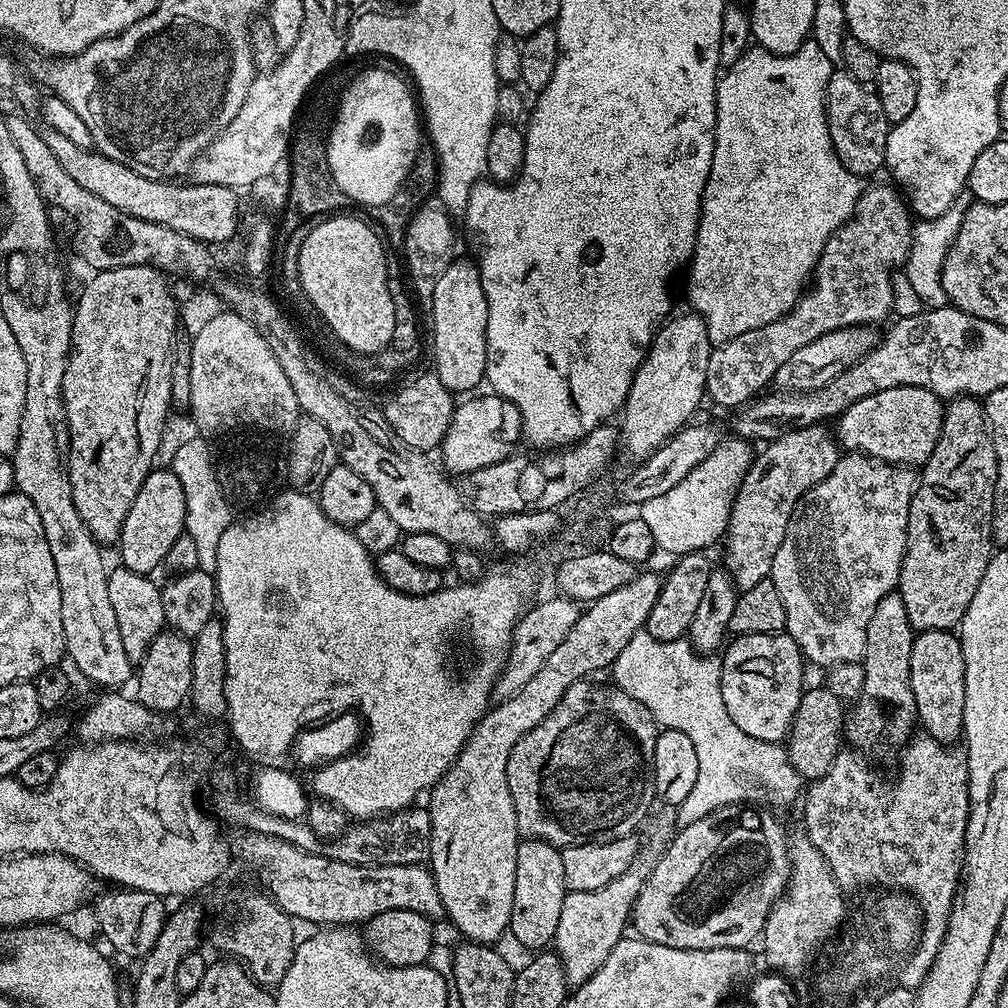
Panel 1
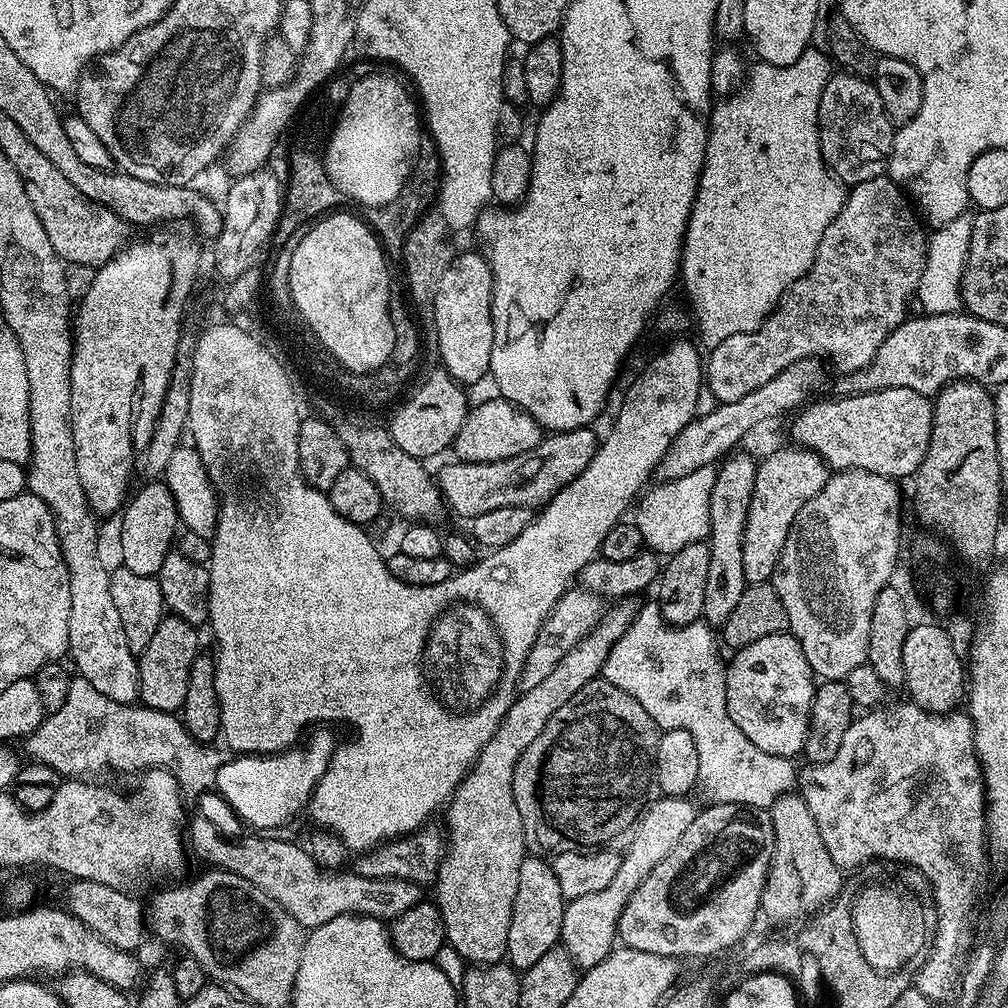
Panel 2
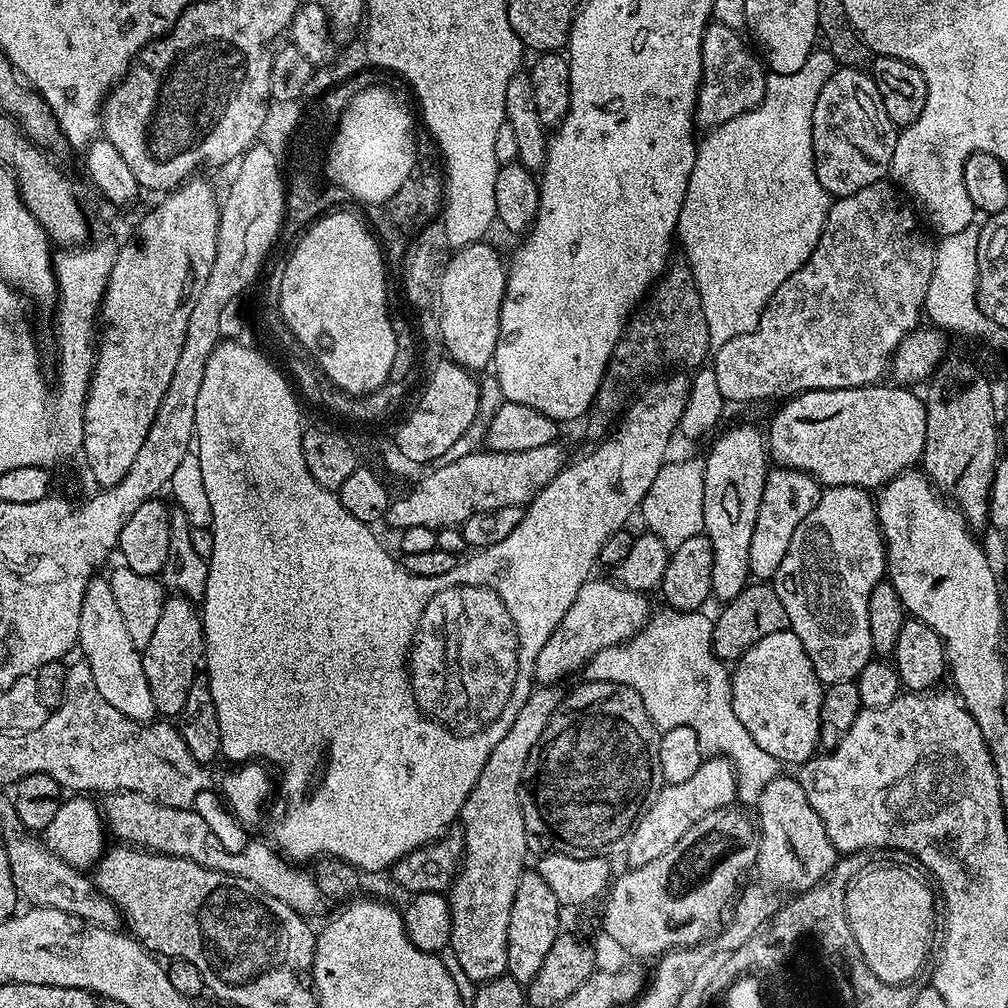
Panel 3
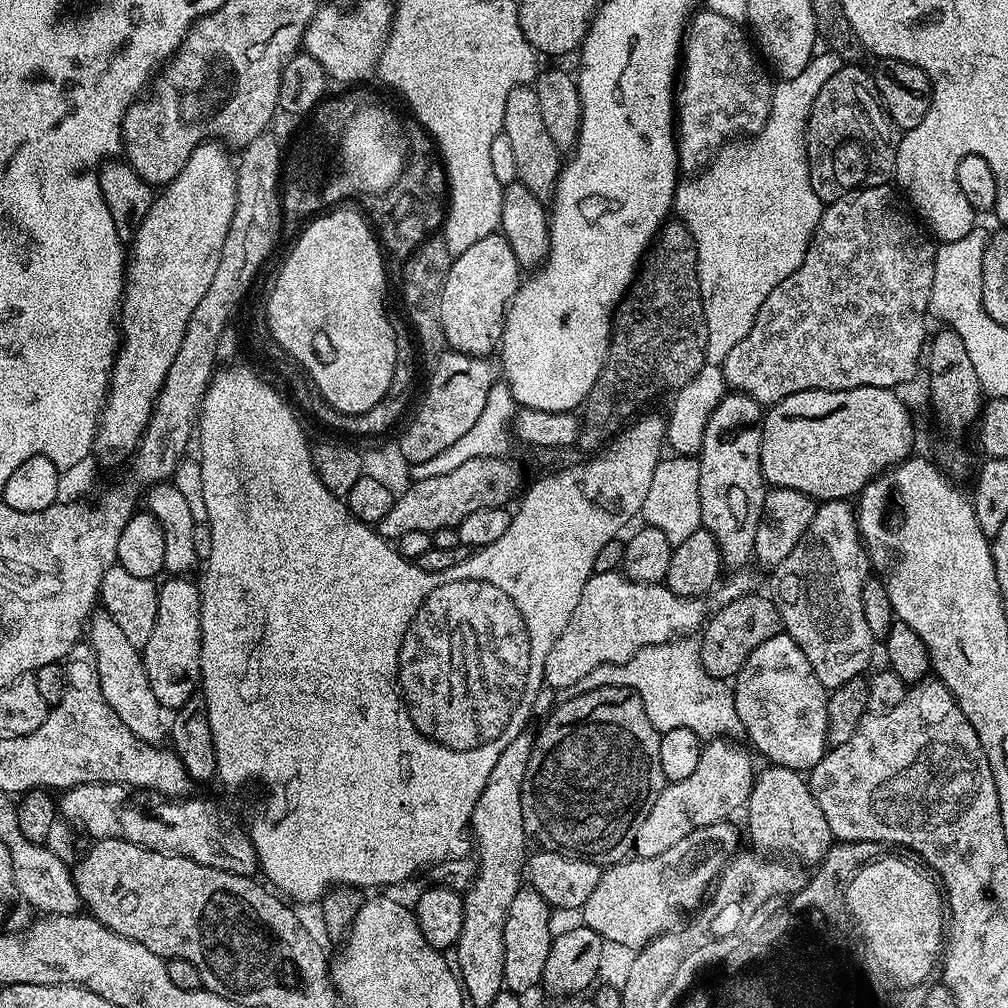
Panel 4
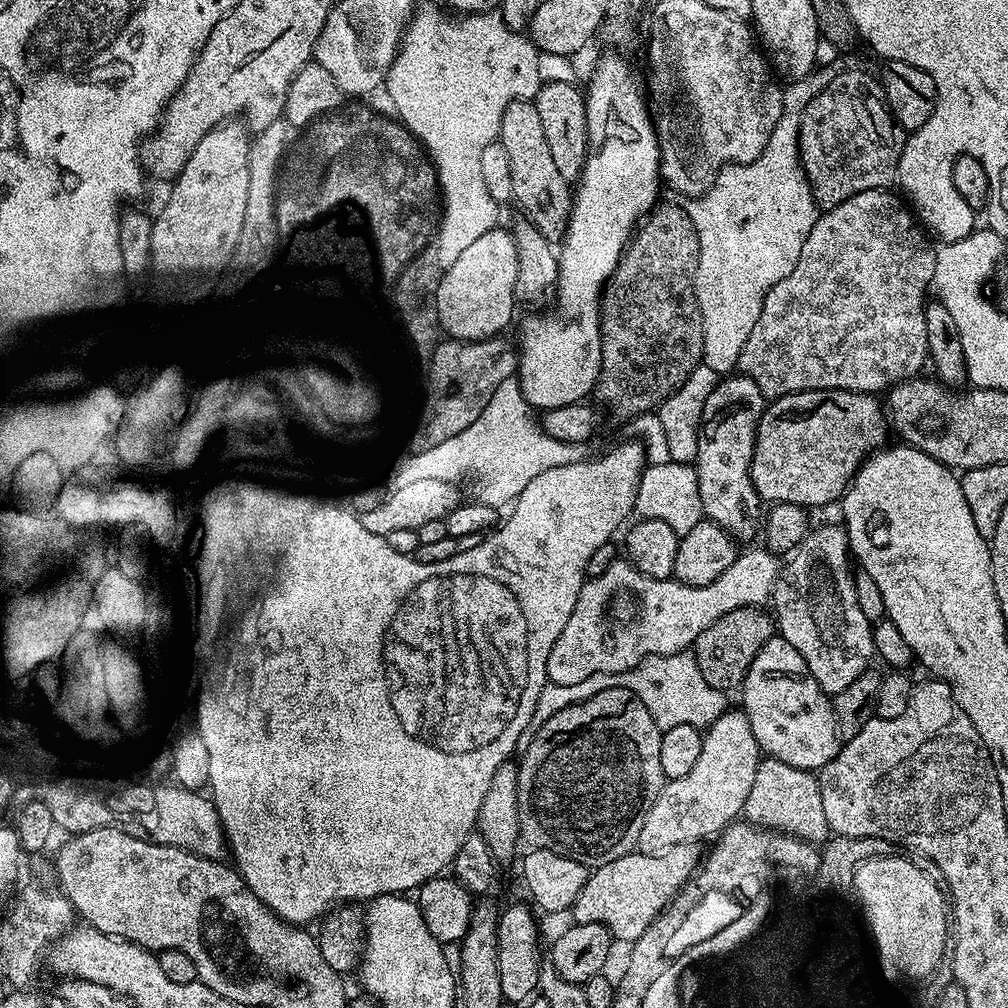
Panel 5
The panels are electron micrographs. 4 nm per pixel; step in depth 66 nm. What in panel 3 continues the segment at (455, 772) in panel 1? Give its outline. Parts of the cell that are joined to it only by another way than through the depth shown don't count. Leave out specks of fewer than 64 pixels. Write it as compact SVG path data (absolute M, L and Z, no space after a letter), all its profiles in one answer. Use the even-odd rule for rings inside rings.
M536 686L526 698L526 706L518 710L514 726L494 746L474 790L466 798L460 811L459 823L464 830L462 867L446 895L452 911L450 951L458 958L466 978L479 986L487 980L505 975L508 970L506 946L510 930L510 906L518 882L526 871L530 837L524 825L520 805L520 783L530 758L530 750L538 746L542 730L550 722L561 702L562 692L556 686Z

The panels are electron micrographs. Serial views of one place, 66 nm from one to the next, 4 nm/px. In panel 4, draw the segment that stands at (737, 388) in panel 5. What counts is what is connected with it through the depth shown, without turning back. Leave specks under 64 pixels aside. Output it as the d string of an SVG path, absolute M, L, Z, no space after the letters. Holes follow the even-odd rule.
M733 391L710 414L698 453L700 523L714 534L725 569L744 570L753 559L754 538L764 513L766 485L760 451L765 409L752 396Z

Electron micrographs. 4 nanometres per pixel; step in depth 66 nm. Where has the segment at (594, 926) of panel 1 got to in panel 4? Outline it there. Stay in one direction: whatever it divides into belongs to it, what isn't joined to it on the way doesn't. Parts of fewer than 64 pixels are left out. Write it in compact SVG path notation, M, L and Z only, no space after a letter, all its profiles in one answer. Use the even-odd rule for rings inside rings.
M732 738L709 739L701 747L698 767L693 772L687 778L665 783L662 794L658 794L654 806L650 806L642 826L638 826L634 849L637 857L654 858L662 854L662 850L670 850L674 842L682 842L682 838L695 828L728 820L739 808L741 811L747 805L754 779L753 753L743 743L736 743L740 742Z

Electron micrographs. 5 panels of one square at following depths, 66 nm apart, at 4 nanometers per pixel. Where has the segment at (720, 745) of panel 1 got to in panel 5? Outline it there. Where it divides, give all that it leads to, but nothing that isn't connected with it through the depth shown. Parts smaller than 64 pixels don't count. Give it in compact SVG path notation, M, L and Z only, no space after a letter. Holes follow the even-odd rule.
M691 651L675 652L669 656L647 656L637 668L629 672L603 672L586 678L575 686L558 686L554 683L544 685L538 698L535 719L543 722L549 720L560 710L566 710L571 704L586 702L607 688L628 688L650 710L656 725L662 730L673 728L679 724L707 729L729 707L729 697L723 692L714 690L706 678L702 678L702 670L698 670L698 662Z

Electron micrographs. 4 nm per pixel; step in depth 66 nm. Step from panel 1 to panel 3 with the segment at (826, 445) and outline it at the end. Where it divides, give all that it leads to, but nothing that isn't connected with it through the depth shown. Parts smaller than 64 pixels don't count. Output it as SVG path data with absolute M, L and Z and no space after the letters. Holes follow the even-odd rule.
M783 466L773 467L769 471L762 490L758 522L754 526L754 535L750 537L750 570L757 581L768 582L775 576L778 566L782 566L782 558L786 558L786 550L790 550L794 530L798 530L802 518L814 510L821 491L816 479L804 472Z

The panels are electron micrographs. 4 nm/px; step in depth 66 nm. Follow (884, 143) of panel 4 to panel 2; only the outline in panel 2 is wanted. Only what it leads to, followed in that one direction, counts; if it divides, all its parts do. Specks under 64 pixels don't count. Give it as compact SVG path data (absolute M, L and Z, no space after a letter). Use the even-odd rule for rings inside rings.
M840 70L829 78L822 90L816 115L824 164L845 186L885 175L894 135L894 126L886 110L882 110L882 98L878 98L876 85L863 75L851 76L850 73Z

